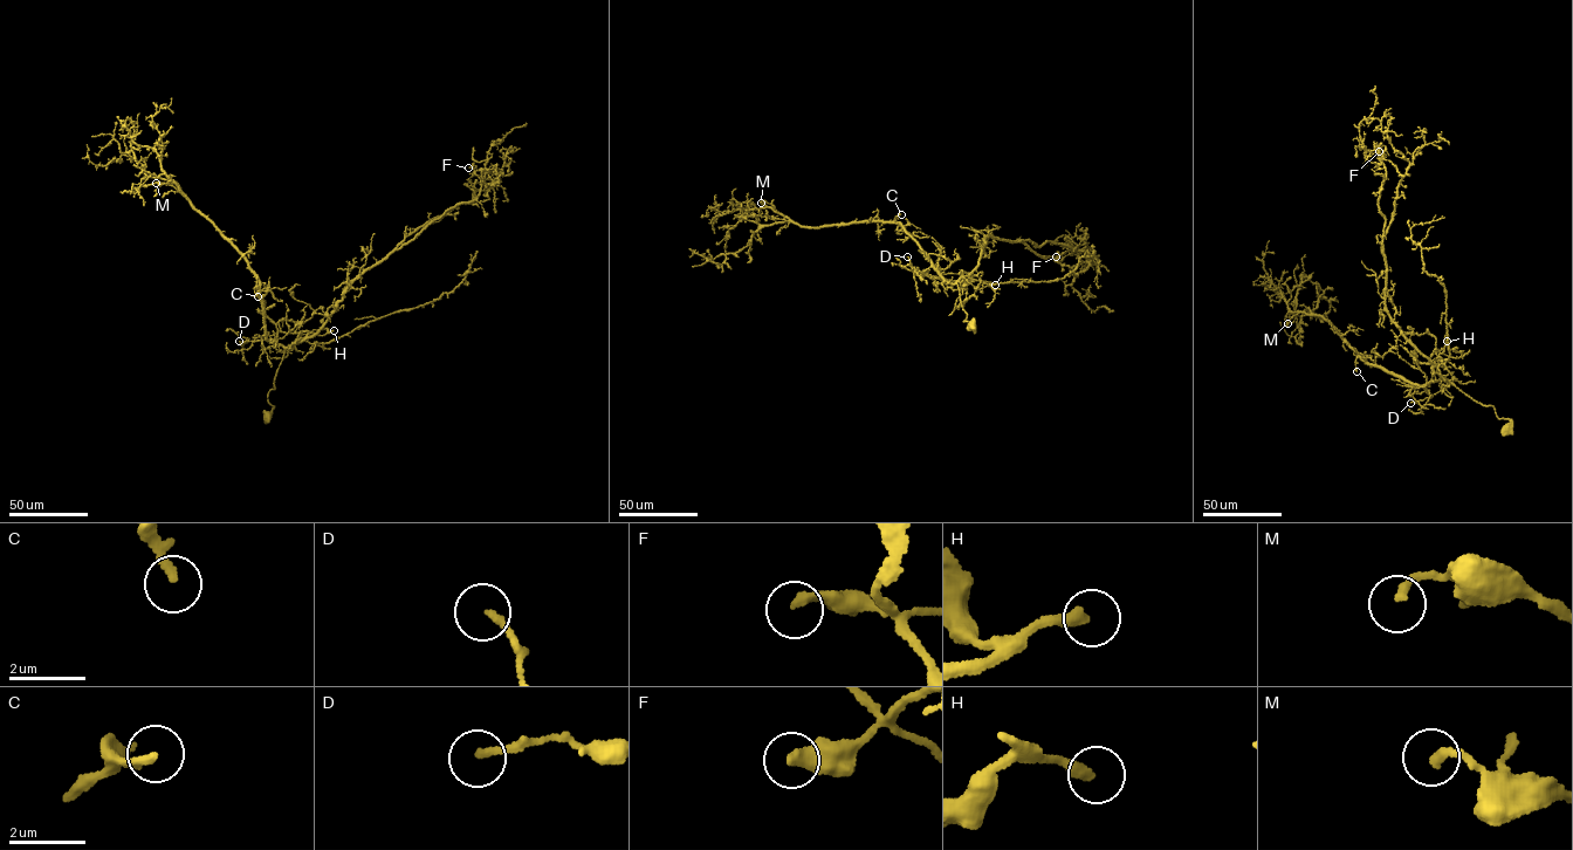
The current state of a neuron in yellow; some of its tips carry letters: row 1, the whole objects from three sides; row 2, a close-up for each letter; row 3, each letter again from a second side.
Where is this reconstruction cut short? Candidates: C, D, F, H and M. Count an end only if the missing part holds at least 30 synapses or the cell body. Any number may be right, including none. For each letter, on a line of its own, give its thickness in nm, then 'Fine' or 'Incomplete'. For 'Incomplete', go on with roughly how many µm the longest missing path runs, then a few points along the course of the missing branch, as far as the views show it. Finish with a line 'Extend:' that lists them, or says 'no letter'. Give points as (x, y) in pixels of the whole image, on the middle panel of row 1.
C: Thickness 200 nm. Incomplete. Missing length about 35 µm. Course of what is missing: (901, 214), (938, 218), (947, 214)
D: Thickness 180 nm. Fine
F: Thickness 320 nm. Fine
H: Thickness 320 nm. Incomplete. Missing length about 20 µm. Course of what is missing: (995, 285), (1010, 296)
M: Thickness 200 nm. Fine
Extend: C, H

